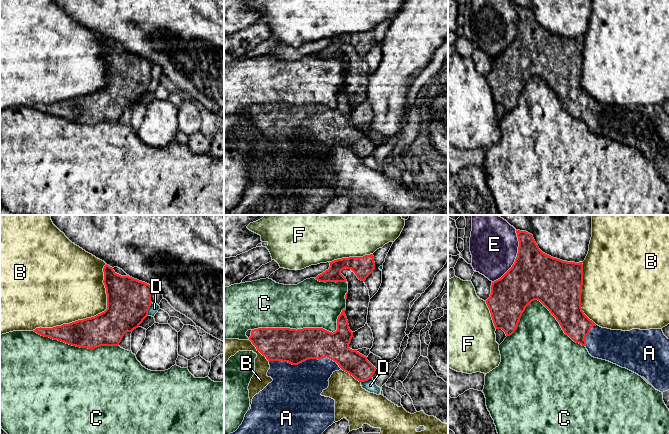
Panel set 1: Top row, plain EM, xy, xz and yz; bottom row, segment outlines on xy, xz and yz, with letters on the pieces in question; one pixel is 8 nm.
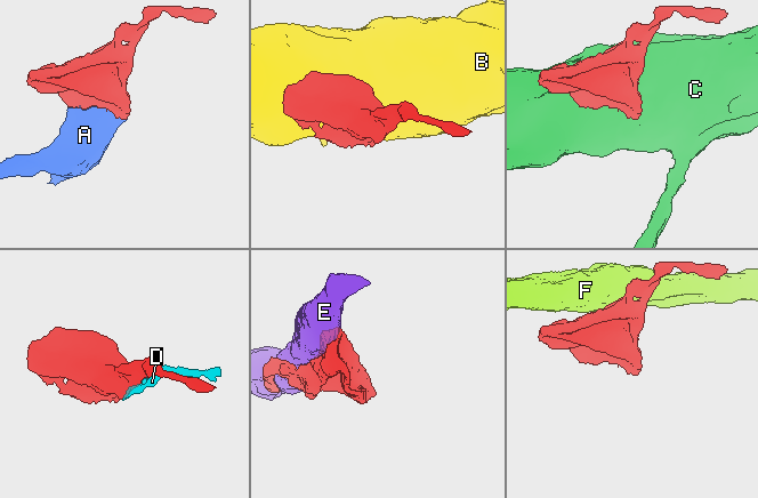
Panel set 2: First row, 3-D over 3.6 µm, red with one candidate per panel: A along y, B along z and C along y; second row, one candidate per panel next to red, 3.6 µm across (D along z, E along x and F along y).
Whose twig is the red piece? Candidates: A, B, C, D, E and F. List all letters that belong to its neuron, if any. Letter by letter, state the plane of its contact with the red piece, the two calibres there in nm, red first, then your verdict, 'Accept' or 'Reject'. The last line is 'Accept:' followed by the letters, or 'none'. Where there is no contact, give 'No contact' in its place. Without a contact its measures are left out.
A: Touches red in xz. Thickness 280 nm (red) against 380 nm. Accept
B: Touches red in xy. Thickness 280 nm (red) against 460 nm. Reject
C: Touches red in xz. Thickness 280 nm (red) against 380 nm. Reject
D: Touches red in xy. Thickness 360 nm (red) against 70 nm. Reject
E: Touches red in yz. Thickness 380 nm (red) against 380 nm. Reject
F: Touches red in xz. Thickness 160 nm (red) against 320 nm. Reject
Accept: A

